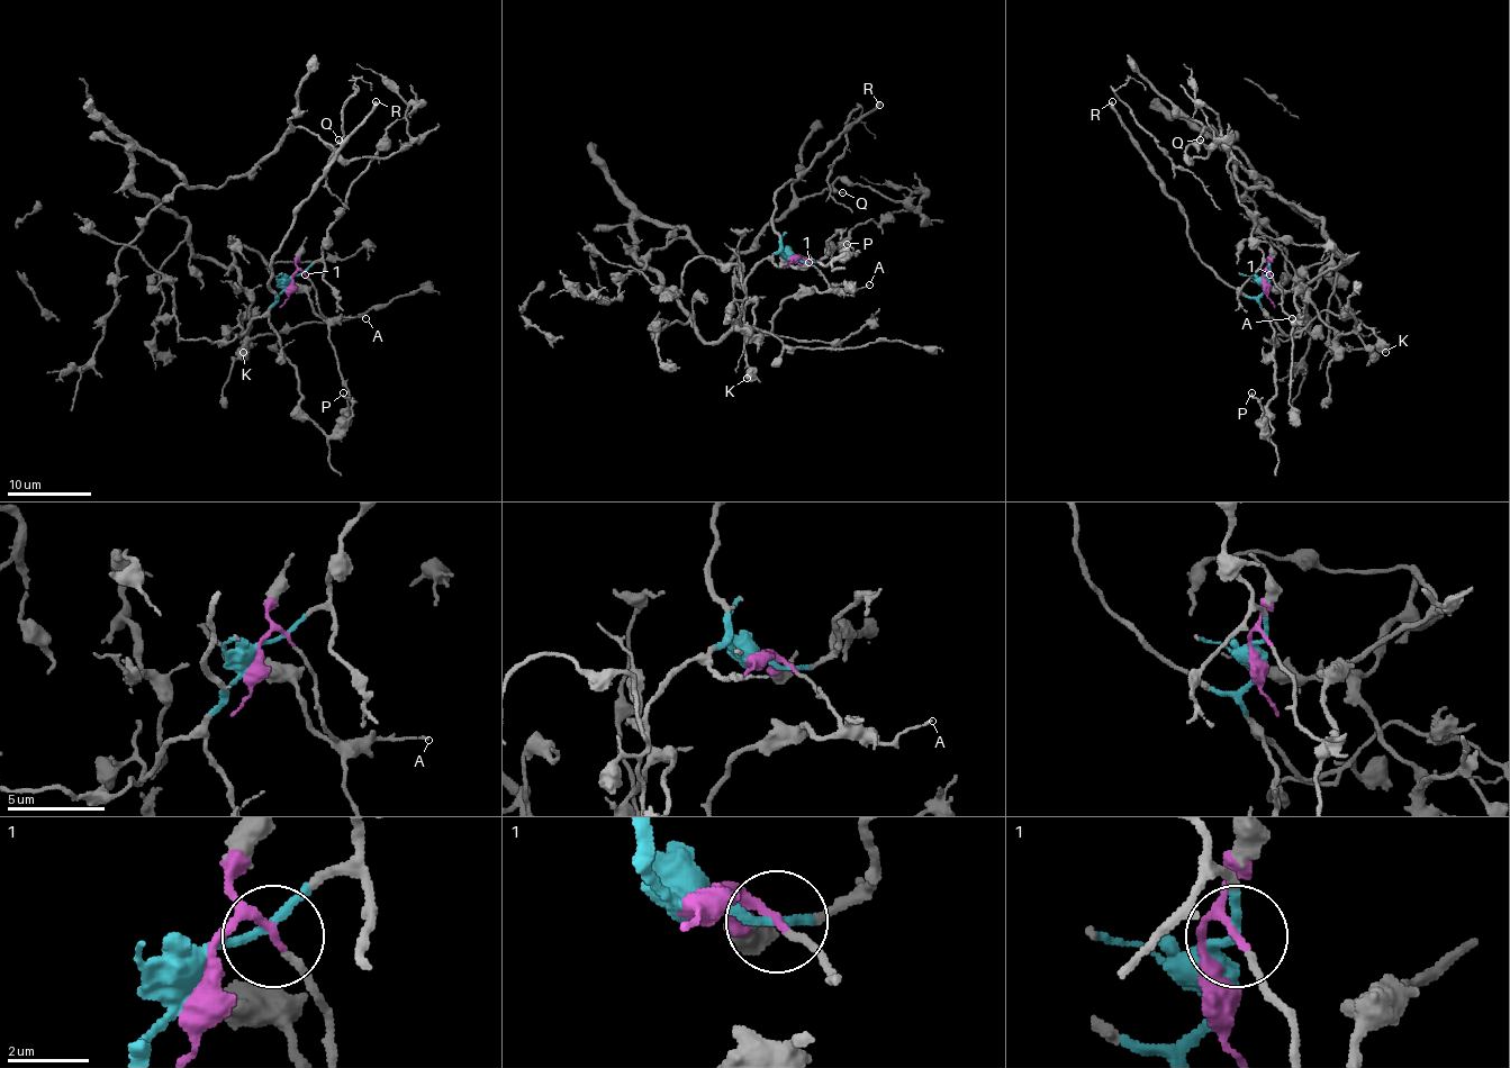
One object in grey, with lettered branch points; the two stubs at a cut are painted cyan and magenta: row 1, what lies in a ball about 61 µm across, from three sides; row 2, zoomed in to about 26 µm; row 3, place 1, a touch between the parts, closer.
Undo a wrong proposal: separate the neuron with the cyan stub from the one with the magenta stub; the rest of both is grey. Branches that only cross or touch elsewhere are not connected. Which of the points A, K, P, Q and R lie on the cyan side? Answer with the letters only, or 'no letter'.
K, P, R

